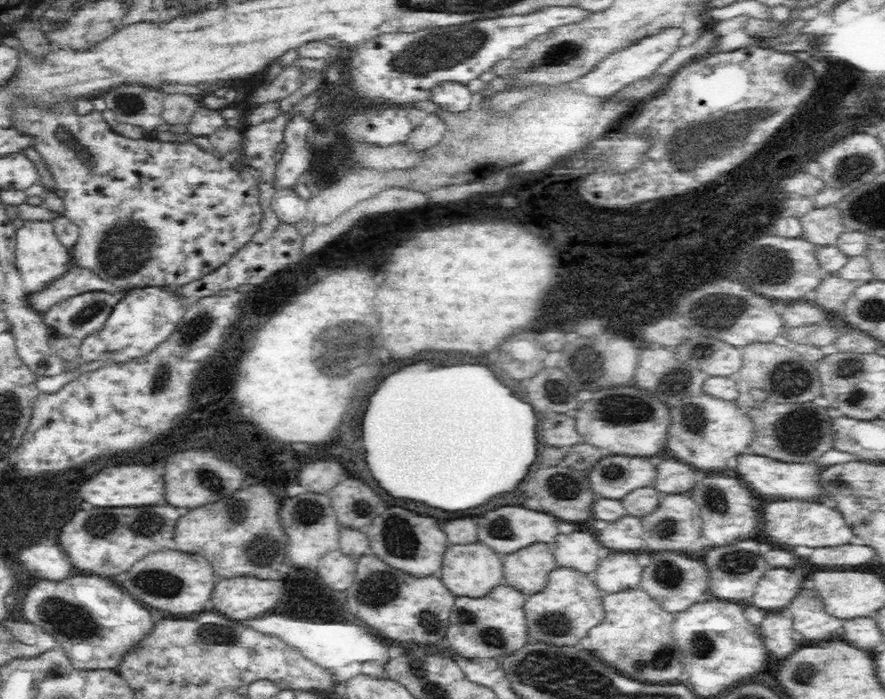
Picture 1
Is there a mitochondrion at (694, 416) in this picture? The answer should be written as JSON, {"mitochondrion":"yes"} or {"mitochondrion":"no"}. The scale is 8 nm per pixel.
{"mitochondrion":"yes"}

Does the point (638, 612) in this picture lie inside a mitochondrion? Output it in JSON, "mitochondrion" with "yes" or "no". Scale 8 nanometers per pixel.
{"mitochondrion":"no"}

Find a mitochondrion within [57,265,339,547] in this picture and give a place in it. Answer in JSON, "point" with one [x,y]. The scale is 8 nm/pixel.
{"point":[148,523]}

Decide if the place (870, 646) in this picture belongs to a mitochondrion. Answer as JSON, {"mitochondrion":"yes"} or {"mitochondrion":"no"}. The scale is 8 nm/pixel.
{"mitochondrion":"no"}

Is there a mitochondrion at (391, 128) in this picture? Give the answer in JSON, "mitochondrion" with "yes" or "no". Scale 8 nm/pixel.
{"mitochondrion":"no"}

